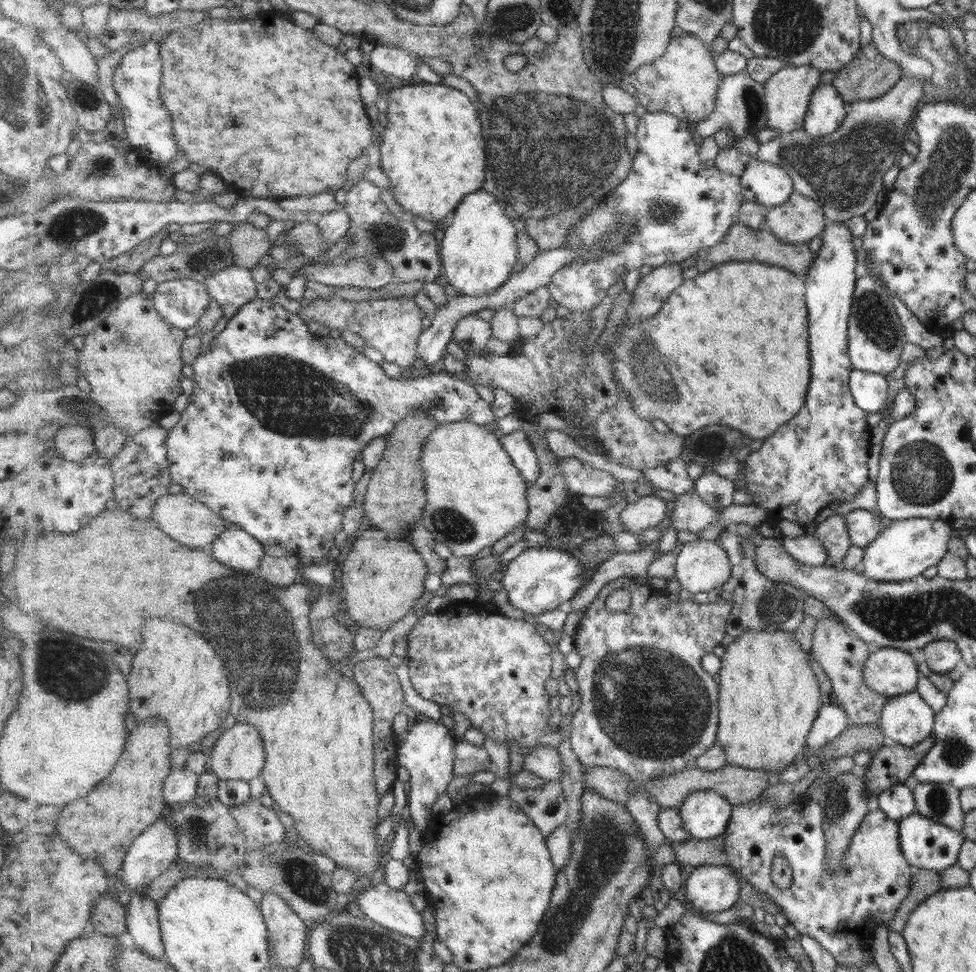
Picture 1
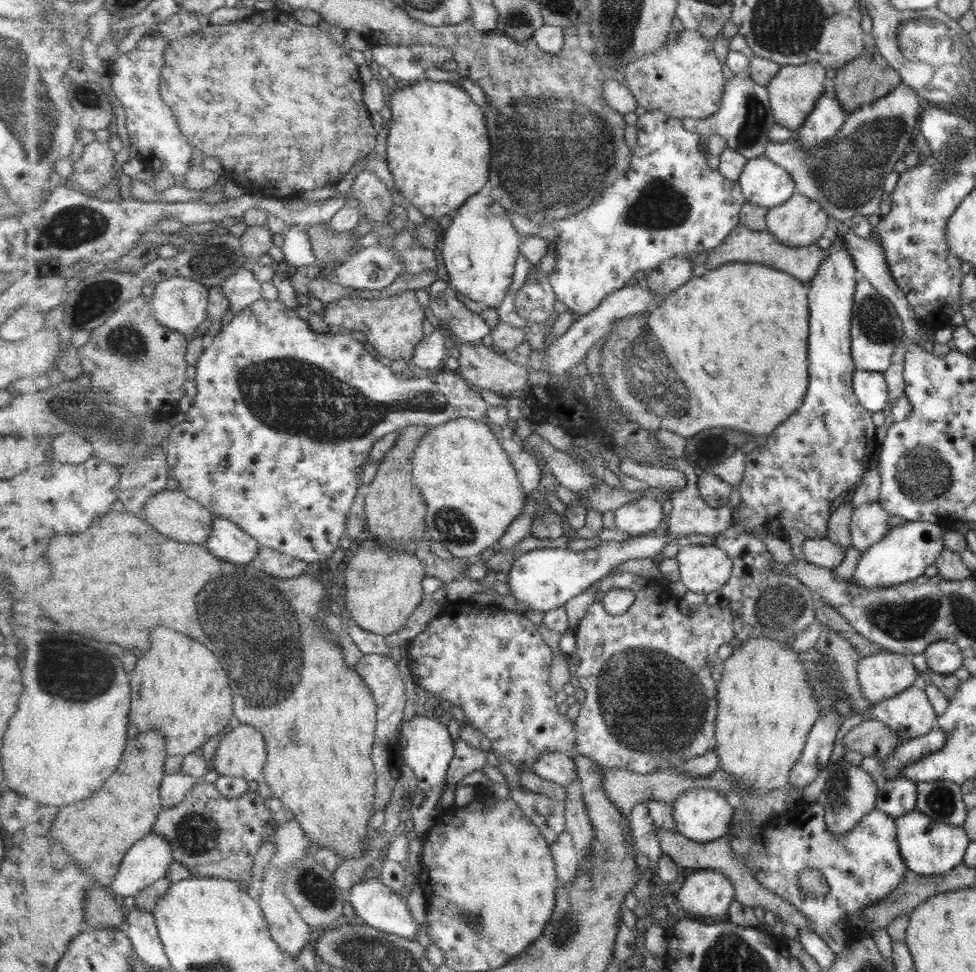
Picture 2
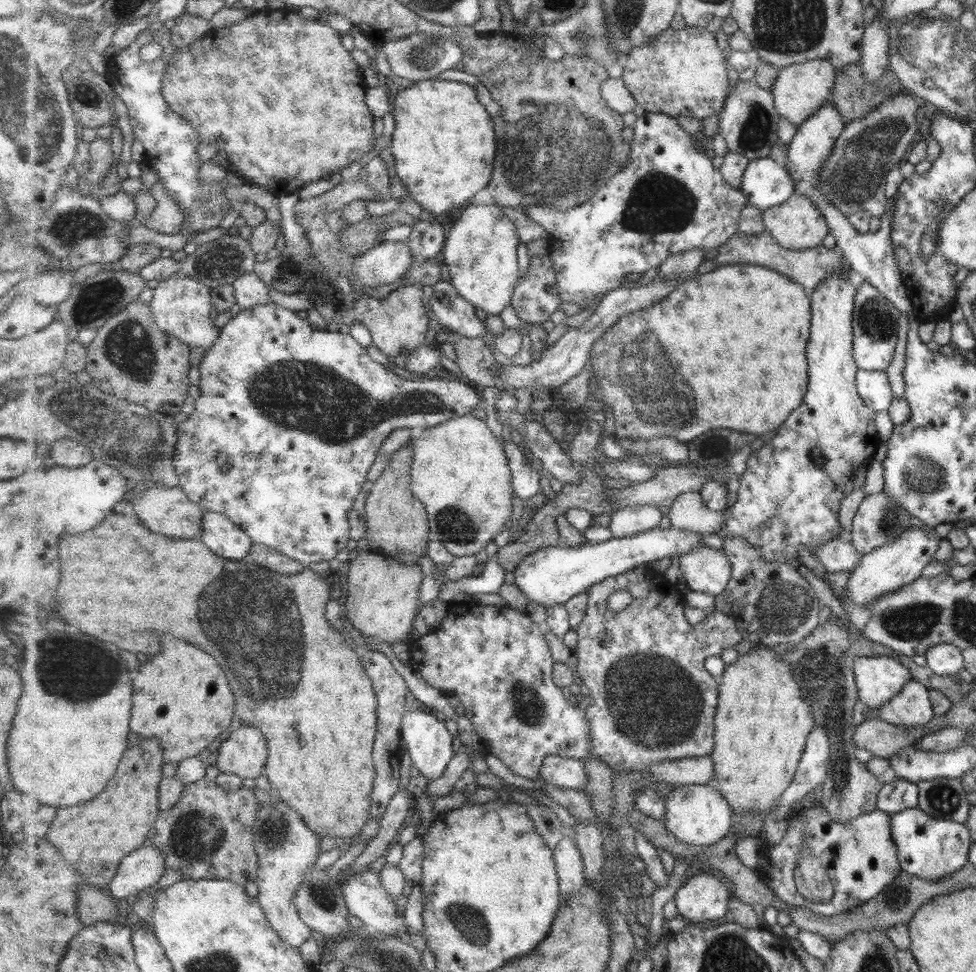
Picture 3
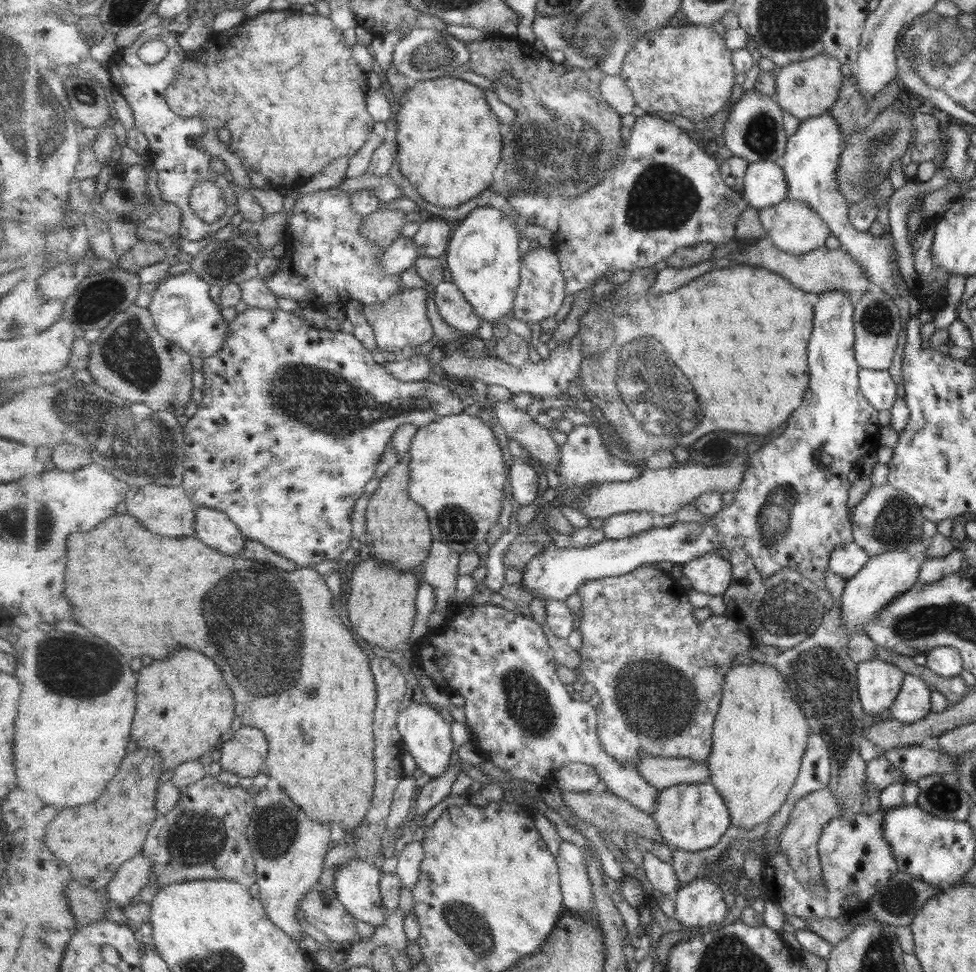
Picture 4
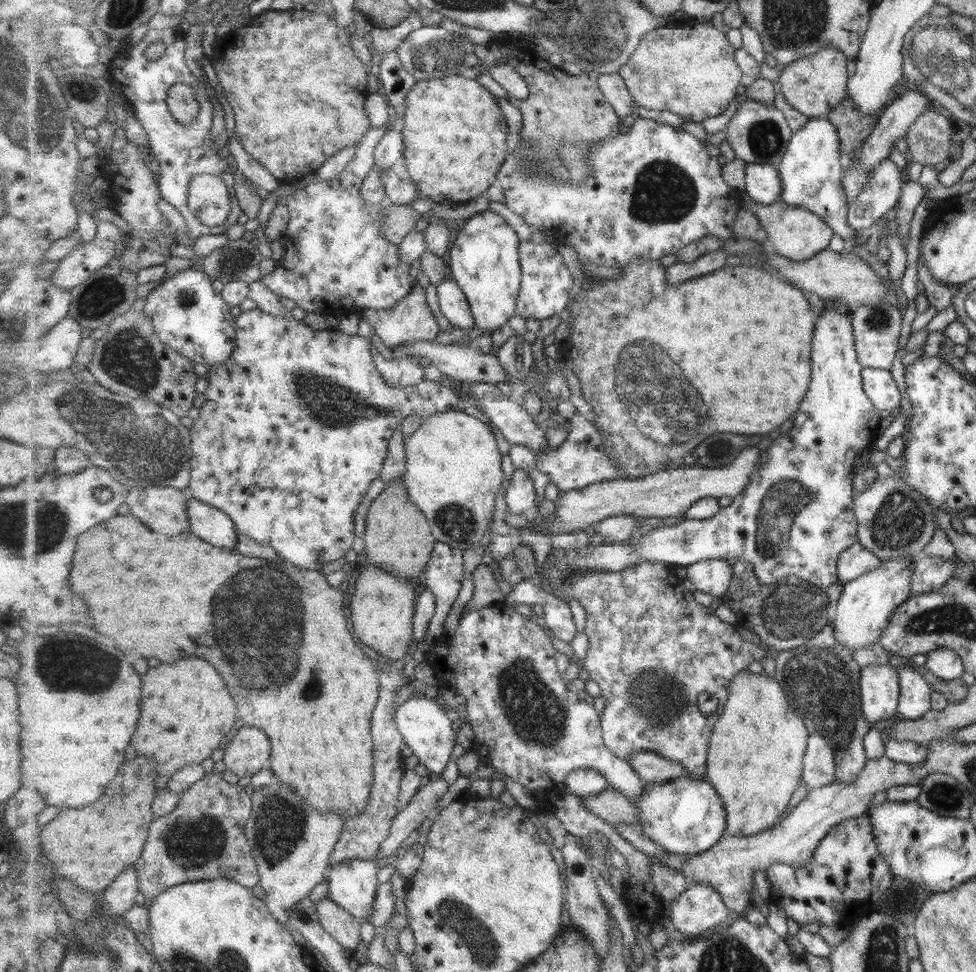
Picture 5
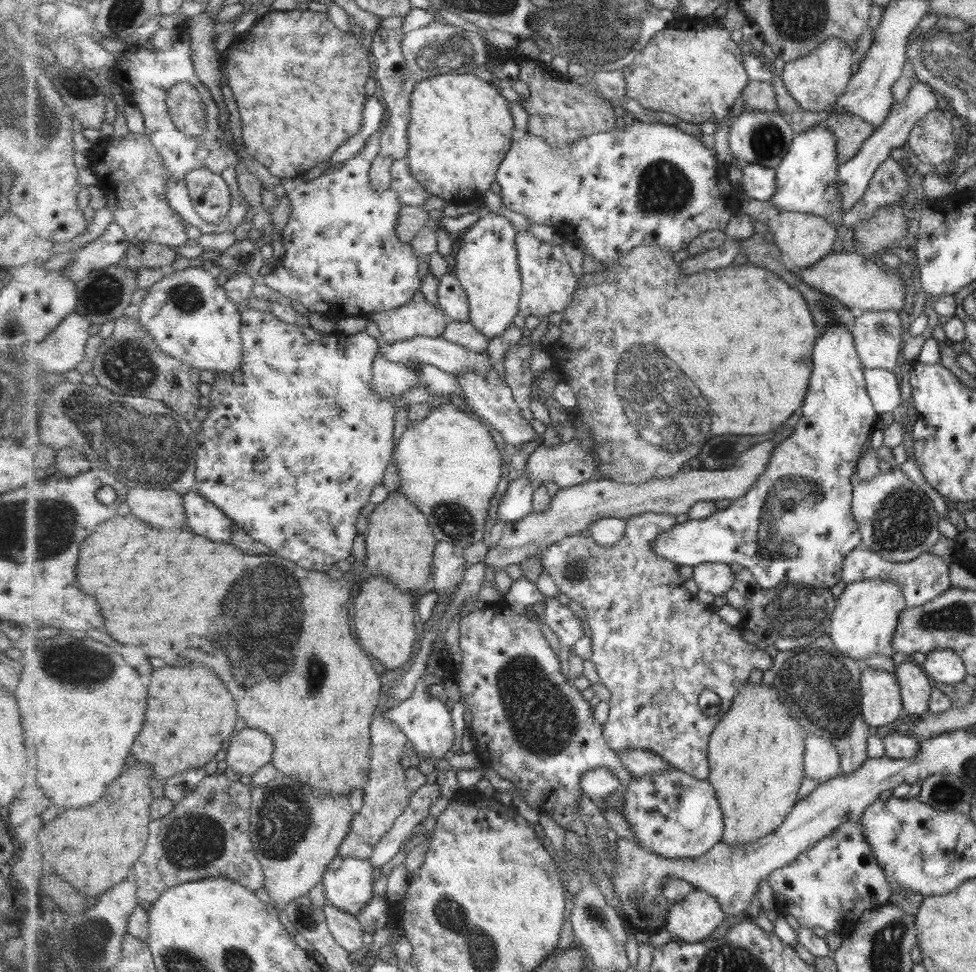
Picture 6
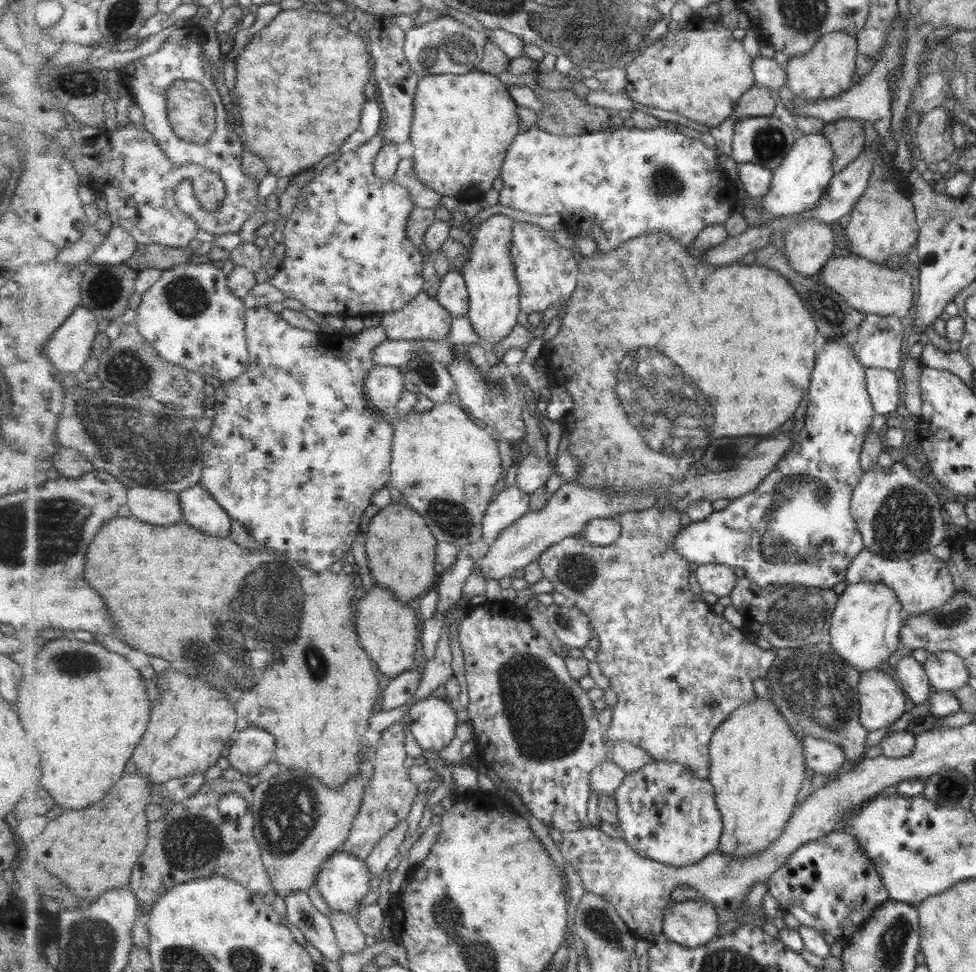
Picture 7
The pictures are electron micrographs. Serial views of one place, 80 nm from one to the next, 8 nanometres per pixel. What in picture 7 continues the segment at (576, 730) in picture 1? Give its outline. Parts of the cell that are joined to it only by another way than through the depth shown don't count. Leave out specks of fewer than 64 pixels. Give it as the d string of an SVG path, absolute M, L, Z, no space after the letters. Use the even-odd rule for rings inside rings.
M658 505L645 510L632 510L618 517L618 521L622 526L622 535L615 544L611 546L597 546L589 539L583 536L567 537L558 542L556 545L550 546L540 558L540 565L544 572L544 578L549 580L553 586L553 591L564 595L568 603L572 603L580 608L580 610L589 616L591 626L596 630L598 636L598 666L602 674L608 678L612 690L617 693L618 701L612 708L612 722L606 731L606 738L610 744L618 740L626 740L632 742L641 748L644 748L655 757L657 761L678 762L688 766L692 772L699 778L708 779L711 773L712 761L710 758L710 742L713 733L719 728L719 725L727 720L727 717L734 713L740 706L752 703L758 699L758 696L770 699L772 696L768 694L766 684L762 678L767 677L774 661L776 660L775 649L763 650L754 642L749 642L745 634L738 628L735 628L729 620L725 620L723 616L717 616L713 612L712 605L703 601L700 594L691 592L689 588L689 561L672 545L676 541L678 532L683 528L681 518L685 511L677 506ZM709 702L716 702L715 707L709 707Z

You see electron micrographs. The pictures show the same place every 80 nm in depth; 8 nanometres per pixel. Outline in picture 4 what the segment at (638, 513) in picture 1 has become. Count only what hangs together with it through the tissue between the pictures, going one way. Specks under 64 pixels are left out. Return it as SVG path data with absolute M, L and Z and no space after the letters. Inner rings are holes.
M643 511L614 514L604 520L602 529L607 539L624 539L658 525L658 516Z

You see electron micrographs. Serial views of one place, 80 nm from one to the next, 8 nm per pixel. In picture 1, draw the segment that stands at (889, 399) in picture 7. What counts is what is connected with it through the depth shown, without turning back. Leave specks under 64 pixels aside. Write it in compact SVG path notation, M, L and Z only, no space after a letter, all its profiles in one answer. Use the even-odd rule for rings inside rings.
M853 370L848 380L853 403L857 407L865 413L877 413L884 408L887 398L885 376Z

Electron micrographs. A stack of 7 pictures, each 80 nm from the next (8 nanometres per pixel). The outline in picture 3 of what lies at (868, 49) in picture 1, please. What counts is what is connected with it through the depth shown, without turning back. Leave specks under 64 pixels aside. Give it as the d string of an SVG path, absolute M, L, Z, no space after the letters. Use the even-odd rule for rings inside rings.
M858 63L840 67L832 89L832 102L845 125L868 115L885 98L902 90L897 77L889 68L878 81L868 81Z

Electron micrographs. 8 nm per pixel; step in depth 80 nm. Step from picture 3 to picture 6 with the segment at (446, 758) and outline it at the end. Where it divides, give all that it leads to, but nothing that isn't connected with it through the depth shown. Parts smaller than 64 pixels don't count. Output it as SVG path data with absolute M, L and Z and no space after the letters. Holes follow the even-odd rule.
M425 680L417 682L413 696L393 705L383 714L408 736L408 740L413 744L421 759L433 760L433 758L444 758L451 750L455 742L455 730L453 730L453 720L451 712L445 706L443 699L438 699L429 694L425 688Z

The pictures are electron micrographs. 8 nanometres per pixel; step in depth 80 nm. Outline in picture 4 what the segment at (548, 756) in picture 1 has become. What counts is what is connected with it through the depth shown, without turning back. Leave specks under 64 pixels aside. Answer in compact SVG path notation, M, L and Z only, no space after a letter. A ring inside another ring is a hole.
M572 762L571 765L557 770L554 784L562 791L585 792L593 790L601 782L603 779L594 766L584 762Z

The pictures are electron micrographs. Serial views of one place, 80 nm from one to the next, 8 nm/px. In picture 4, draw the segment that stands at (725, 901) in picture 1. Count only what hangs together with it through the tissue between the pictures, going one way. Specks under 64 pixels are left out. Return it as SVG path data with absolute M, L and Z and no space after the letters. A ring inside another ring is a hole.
M696 878L675 896L675 918L689 931L700 926L718 928L729 912L724 891L708 878Z

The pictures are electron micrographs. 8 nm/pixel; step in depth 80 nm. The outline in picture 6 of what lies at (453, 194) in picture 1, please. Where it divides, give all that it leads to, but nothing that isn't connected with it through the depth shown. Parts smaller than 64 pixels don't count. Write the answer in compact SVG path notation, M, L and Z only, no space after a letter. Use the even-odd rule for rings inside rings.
M442 74L418 80L411 95L411 120L407 163L413 176L425 190L445 201L451 198L471 197L479 199L497 180L497 173L506 154L513 147L511 136L515 130L515 118L509 110L509 101L501 96L498 84L472 74Z

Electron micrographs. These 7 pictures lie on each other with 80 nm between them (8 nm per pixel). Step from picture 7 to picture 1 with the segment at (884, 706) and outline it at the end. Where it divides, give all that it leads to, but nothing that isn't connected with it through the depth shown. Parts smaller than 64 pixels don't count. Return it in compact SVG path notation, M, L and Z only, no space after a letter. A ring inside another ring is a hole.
M873 647L862 666L865 684L886 699L913 691L918 677L909 652L889 647Z

